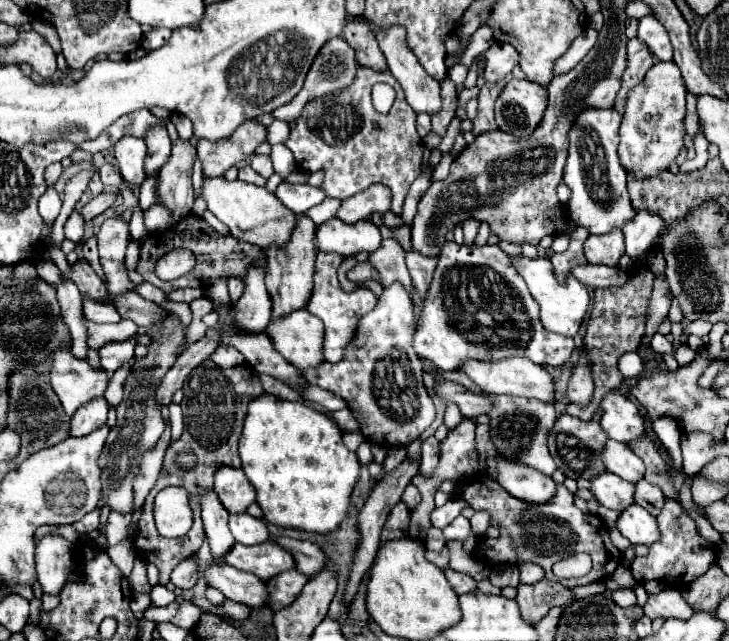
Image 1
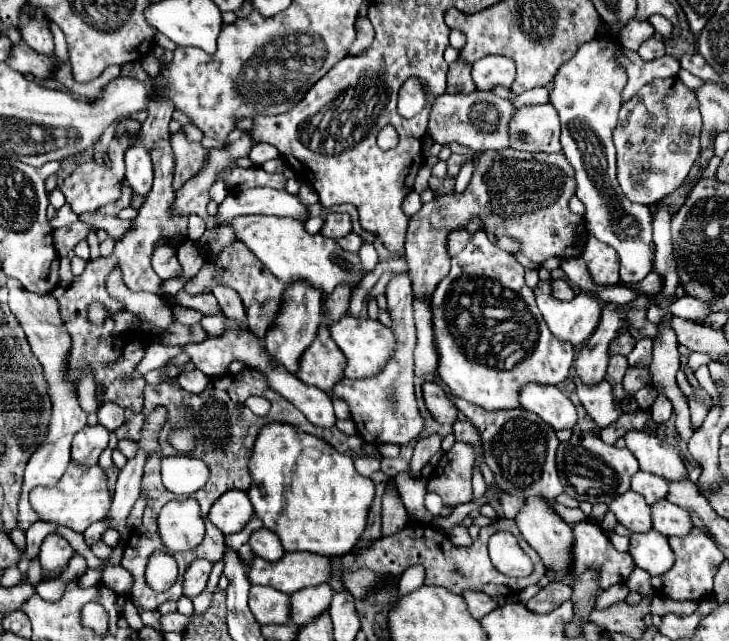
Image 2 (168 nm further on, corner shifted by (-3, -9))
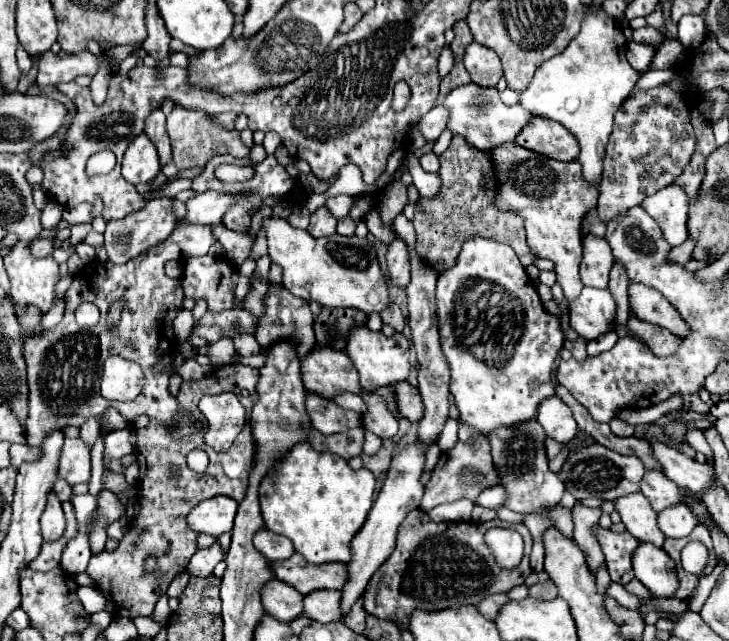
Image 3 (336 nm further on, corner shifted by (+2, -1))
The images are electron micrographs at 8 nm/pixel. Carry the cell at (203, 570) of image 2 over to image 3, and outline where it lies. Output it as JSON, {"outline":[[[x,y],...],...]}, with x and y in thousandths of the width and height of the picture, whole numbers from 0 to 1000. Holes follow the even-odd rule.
{"outline":[[[294,847],[285,856],[274,856],[263,866],[263,875],[258,878],[258,891],[261,897],[272,897],[272,900],[285,900],[291,897],[294,885],[307,872],[307,856],[302,853],[302,847]]]}

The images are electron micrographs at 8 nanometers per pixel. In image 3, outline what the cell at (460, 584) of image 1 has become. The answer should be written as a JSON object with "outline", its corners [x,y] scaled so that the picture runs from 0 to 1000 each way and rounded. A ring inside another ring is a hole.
{"outline":[[[672,928],[672,931],[667,931],[664,938],[658,938],[656,953],[658,953],[667,966],[678,969],[678,966],[680,966],[680,956],[683,956],[683,953],[689,950],[689,944],[694,944],[697,938],[700,938],[697,928]]]}

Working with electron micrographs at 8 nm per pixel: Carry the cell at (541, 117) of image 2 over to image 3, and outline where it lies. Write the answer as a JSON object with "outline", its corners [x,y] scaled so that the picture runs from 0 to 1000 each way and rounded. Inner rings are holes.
{"outline":[[[733,183],[730,192],[719,198],[719,207],[708,214],[708,223],[774,254],[787,251],[796,239],[793,220],[785,207],[779,207],[779,201],[774,201],[763,189],[752,189],[743,183]]]}

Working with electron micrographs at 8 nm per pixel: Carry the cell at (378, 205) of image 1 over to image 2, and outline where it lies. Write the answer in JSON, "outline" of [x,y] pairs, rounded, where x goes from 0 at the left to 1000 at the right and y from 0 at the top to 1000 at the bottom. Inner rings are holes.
{"outline":[[[462,332],[462,335],[449,335],[446,339],[446,351],[440,357],[440,363],[446,370],[454,373],[465,373],[473,370],[484,360],[484,348],[481,348],[481,335],[479,332]]]}

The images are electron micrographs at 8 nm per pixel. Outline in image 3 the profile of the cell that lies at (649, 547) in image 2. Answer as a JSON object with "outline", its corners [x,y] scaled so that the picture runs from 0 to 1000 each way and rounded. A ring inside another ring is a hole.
{"outline":[[[881,847],[870,863],[870,894],[872,903],[892,922],[897,934],[919,934],[925,931],[930,913],[927,878],[911,863],[911,856],[900,856],[892,847]]]}

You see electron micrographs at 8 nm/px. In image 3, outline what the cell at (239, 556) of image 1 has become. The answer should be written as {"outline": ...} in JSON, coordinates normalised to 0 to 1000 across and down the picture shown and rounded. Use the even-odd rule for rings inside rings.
{"outline":[[[403,863],[395,875],[373,878],[376,894],[384,906],[392,906],[412,925],[422,928],[433,919],[469,919],[469,913],[477,906],[477,885],[469,878],[453,878],[453,881],[428,881],[412,869],[412,863]]]}

